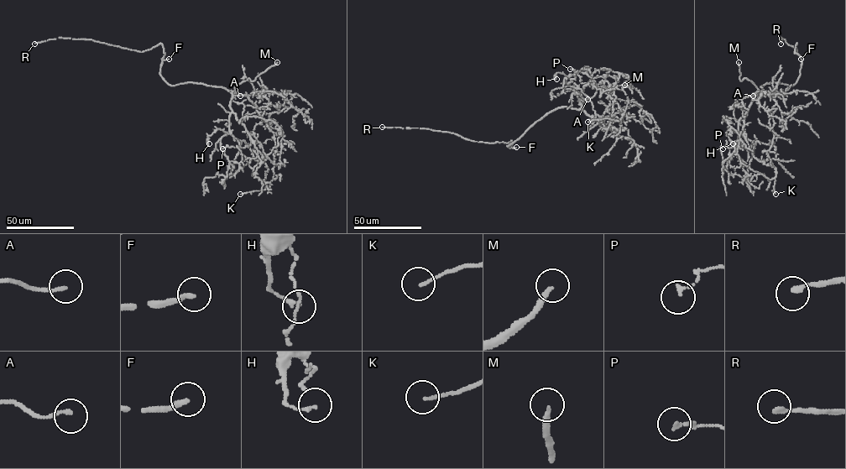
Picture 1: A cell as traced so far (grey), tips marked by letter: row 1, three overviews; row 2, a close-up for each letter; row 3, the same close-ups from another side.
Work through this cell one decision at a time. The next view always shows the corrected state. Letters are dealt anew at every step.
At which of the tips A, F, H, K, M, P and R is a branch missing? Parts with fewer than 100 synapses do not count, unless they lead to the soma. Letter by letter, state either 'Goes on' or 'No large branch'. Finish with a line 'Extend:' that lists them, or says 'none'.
A: No large branch
F: Goes on
H: No large branch
K: No large branch
M: Goes on
P: No large branch
R: Goes on
Extend: F, M, R

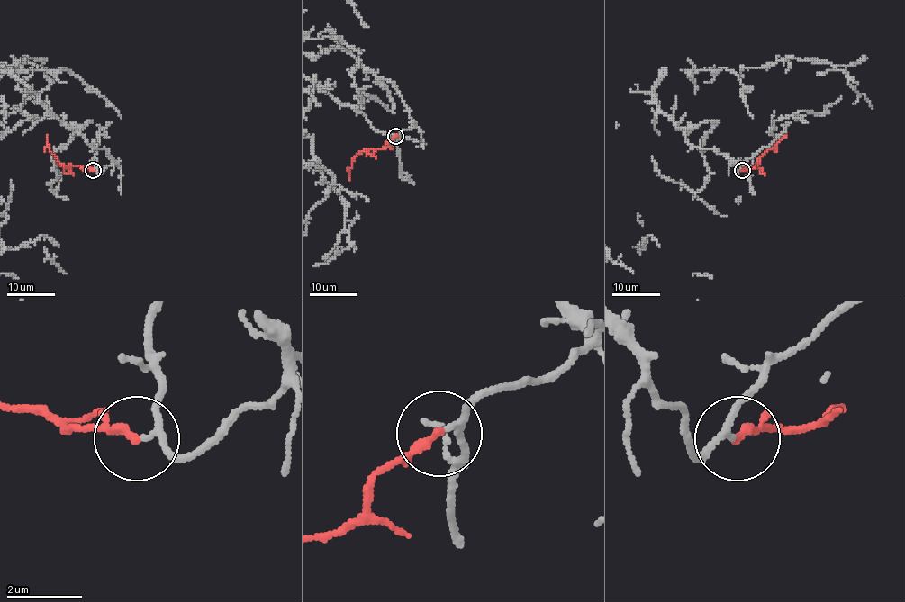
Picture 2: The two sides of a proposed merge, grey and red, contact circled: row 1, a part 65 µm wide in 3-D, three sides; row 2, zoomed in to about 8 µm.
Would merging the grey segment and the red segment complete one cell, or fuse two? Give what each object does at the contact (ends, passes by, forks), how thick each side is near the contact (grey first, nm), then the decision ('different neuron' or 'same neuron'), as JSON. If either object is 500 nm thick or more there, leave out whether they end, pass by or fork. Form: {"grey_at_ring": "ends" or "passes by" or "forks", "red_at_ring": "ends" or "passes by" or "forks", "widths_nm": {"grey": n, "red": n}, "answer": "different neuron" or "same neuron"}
{"grey_at_ring": "passes by", "red_at_ring": "ends", "widths_nm": {"grey": 140, "red": 240}, "answer": "different neuron"}

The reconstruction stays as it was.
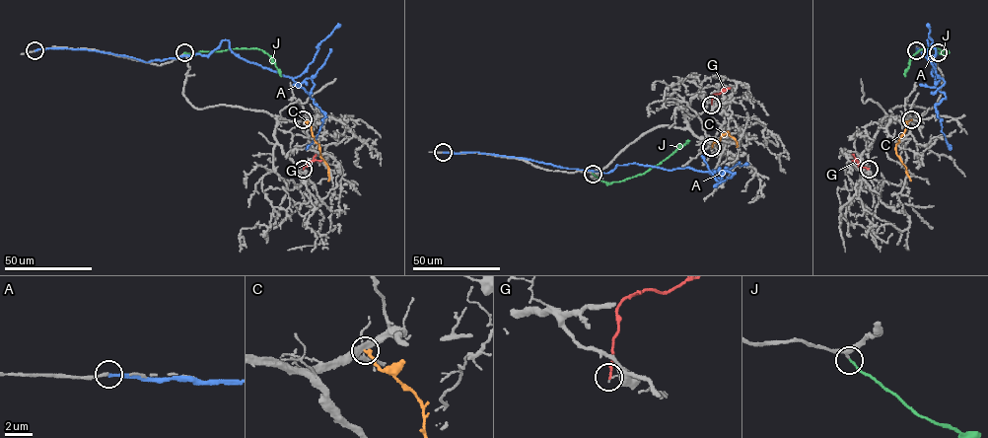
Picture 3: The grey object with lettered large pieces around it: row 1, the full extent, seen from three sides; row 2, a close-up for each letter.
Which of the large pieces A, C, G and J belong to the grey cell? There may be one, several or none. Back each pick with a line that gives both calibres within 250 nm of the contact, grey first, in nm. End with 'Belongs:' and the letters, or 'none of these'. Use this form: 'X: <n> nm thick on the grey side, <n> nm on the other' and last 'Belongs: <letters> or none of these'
J: 200 nm thick on the grey side, 150 nm on the other
Belongs: J

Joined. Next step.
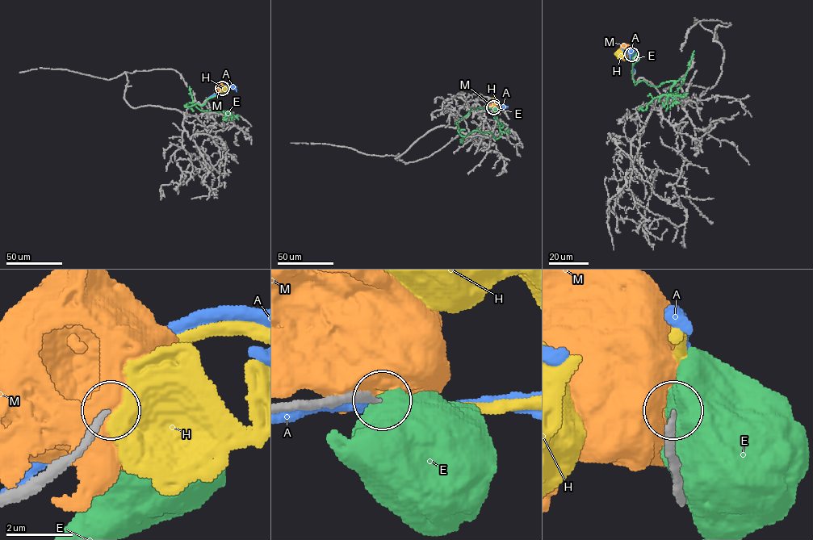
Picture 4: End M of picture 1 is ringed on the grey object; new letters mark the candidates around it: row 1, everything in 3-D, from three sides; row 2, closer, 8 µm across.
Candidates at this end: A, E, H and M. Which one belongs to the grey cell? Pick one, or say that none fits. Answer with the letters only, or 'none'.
H

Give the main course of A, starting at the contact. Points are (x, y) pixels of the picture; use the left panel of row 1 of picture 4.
A: (221, 89), (226, 85), (231, 87)

